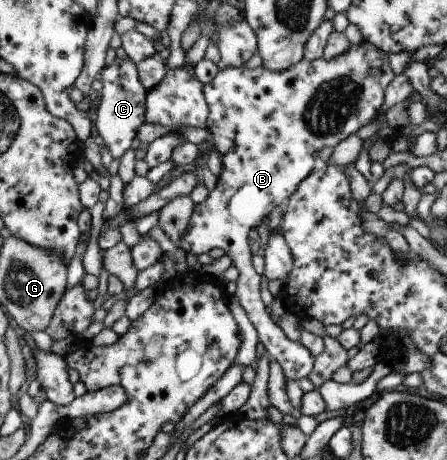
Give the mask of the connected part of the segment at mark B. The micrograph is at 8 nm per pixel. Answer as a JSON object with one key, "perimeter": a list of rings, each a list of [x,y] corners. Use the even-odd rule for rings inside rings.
{"perimeter":[[[365,39],[363,43],[362,47],[352,45],[347,54],[332,61],[324,58],[316,61],[304,59],[302,63],[282,73],[271,72],[264,66],[256,69],[248,69],[245,66],[221,69],[216,78],[205,86],[205,96],[211,109],[207,130],[216,140],[215,148],[220,153],[223,168],[209,198],[196,206],[189,230],[178,248],[196,256],[213,249],[223,249],[231,255],[240,272],[237,300],[256,326],[259,340],[268,354],[282,366],[287,379],[293,381],[307,378],[314,370],[315,357],[310,353],[307,344],[294,343],[272,319],[260,294],[260,274],[253,264],[255,247],[248,236],[250,230],[263,224],[264,218],[268,218],[276,210],[276,206],[284,207],[297,193],[301,183],[314,170],[314,162],[322,148],[339,146],[378,118],[385,104],[388,86],[397,75],[391,68],[388,53],[375,48]]]}

